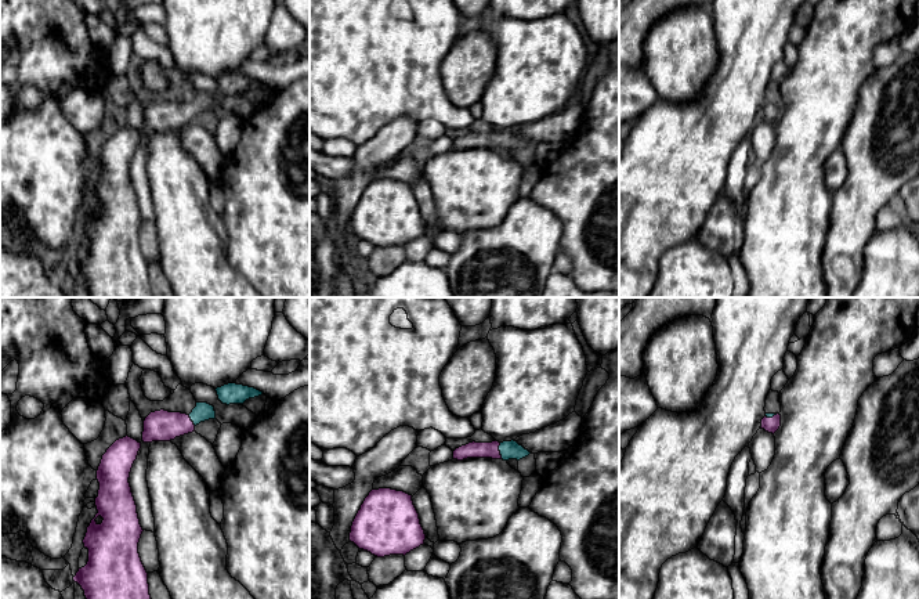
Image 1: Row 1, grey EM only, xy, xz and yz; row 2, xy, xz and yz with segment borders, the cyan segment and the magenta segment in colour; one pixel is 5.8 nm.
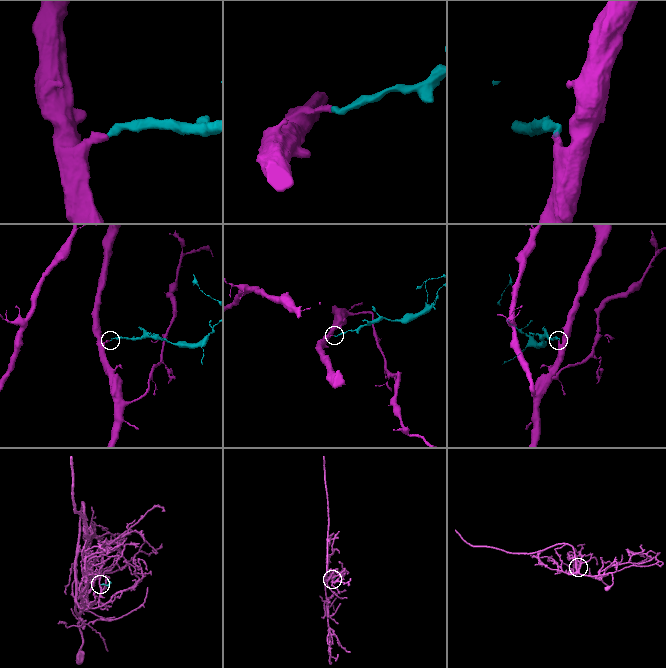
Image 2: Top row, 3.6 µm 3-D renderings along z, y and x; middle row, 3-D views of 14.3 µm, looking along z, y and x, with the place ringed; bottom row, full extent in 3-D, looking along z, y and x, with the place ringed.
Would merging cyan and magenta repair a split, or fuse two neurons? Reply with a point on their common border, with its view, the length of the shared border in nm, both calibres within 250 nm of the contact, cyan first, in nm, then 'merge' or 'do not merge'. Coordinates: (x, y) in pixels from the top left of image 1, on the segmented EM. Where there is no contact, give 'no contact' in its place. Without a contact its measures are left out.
contact xz (499, 450); length 100 nm; calibres 110 and 100 nm; merge

